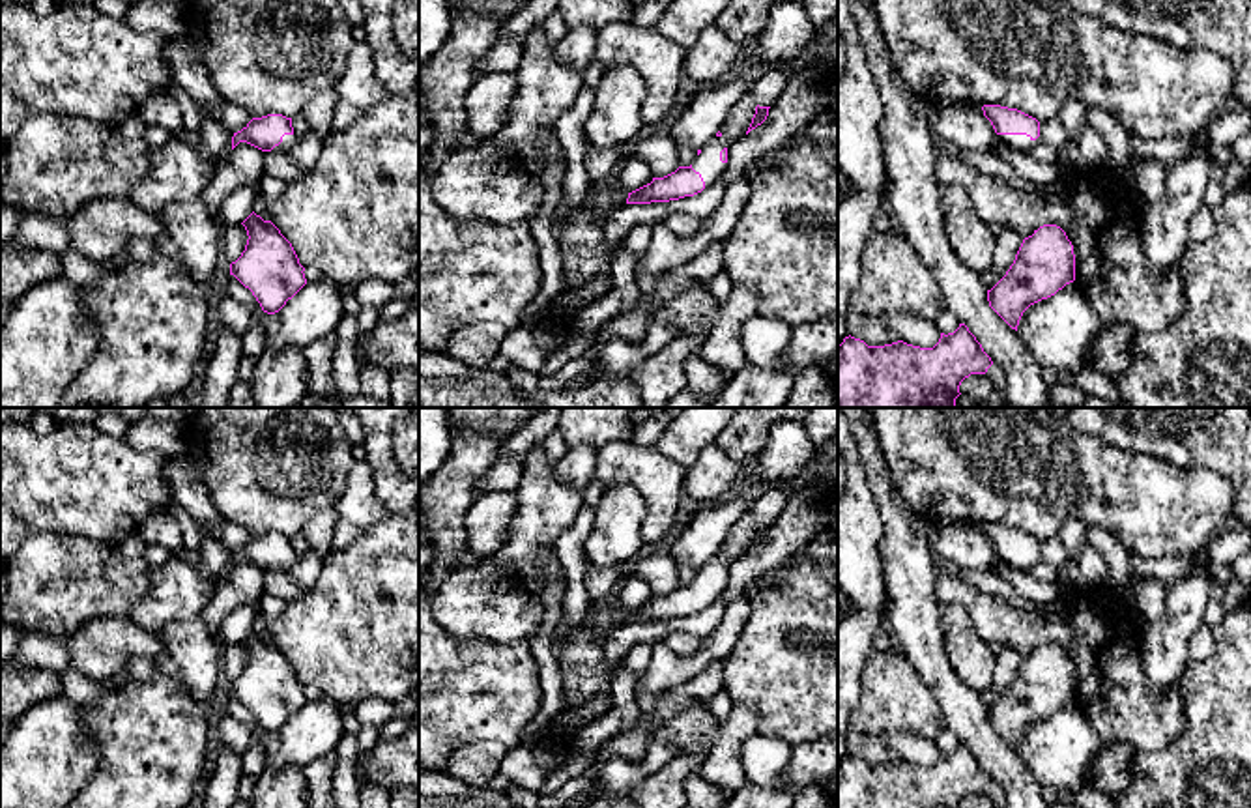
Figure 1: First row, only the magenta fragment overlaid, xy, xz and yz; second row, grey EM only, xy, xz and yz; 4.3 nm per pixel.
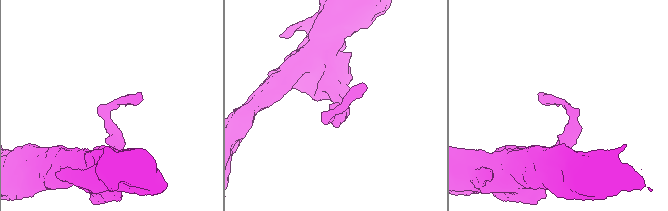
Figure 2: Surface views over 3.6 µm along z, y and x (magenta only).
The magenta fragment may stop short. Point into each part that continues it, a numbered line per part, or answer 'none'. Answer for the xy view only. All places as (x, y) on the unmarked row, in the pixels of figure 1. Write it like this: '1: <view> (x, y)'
1: xy (288, 560)

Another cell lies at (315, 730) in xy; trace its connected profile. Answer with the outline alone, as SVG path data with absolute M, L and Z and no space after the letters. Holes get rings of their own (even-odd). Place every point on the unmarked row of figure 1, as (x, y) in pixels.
M329 698L307 701L286 724L260 741L266 754L266 771L307 767L337 748L342 737L344 707Z

